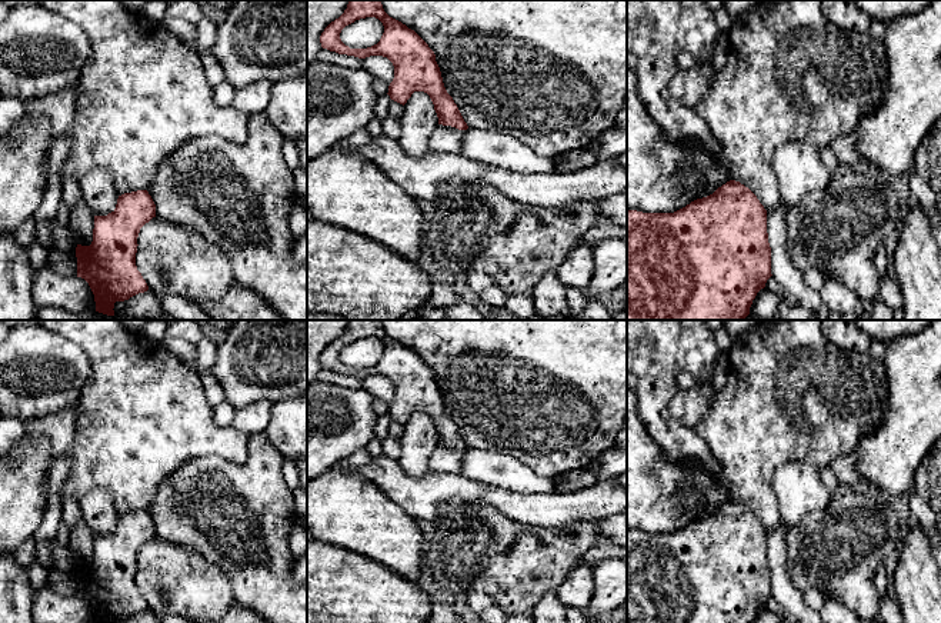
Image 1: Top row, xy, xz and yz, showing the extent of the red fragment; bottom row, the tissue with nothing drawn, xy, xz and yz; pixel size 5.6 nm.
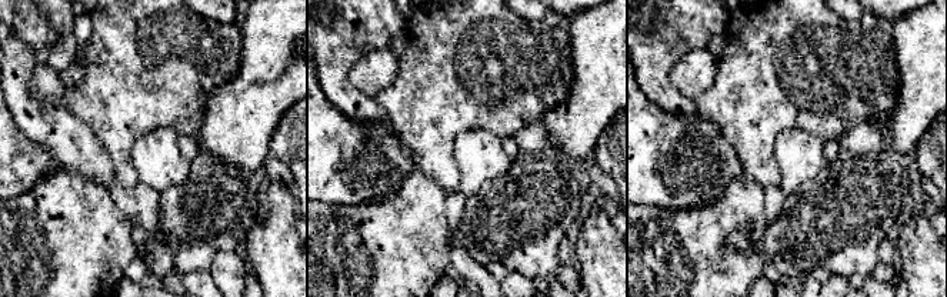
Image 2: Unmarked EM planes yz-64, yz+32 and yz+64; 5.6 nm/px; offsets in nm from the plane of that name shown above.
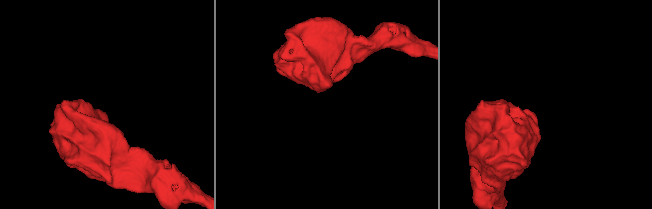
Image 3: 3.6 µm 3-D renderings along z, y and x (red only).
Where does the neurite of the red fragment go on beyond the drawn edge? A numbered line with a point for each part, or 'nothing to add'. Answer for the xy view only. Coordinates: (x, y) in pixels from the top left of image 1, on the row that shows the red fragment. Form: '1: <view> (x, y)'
nothing to add

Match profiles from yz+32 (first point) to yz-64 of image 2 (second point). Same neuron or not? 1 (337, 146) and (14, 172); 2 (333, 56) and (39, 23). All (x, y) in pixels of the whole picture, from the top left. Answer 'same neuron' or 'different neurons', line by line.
1: same neuron
2: different neurons

